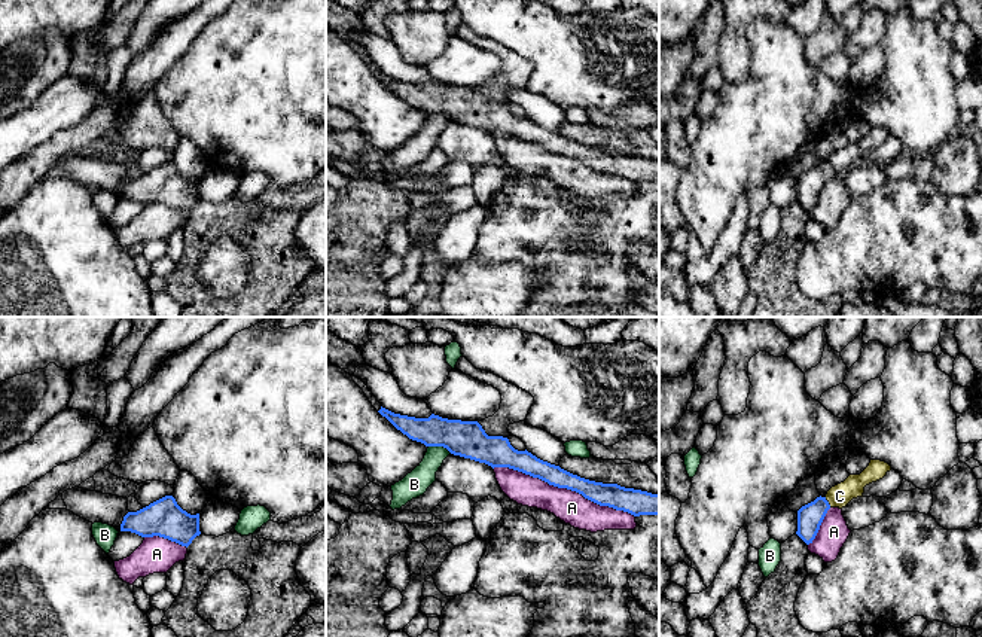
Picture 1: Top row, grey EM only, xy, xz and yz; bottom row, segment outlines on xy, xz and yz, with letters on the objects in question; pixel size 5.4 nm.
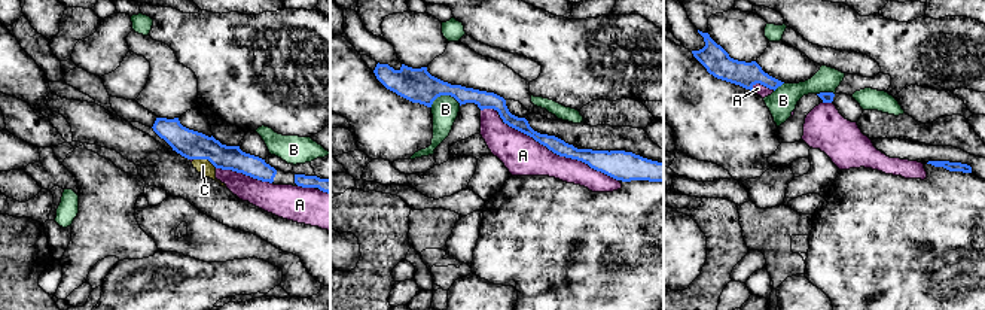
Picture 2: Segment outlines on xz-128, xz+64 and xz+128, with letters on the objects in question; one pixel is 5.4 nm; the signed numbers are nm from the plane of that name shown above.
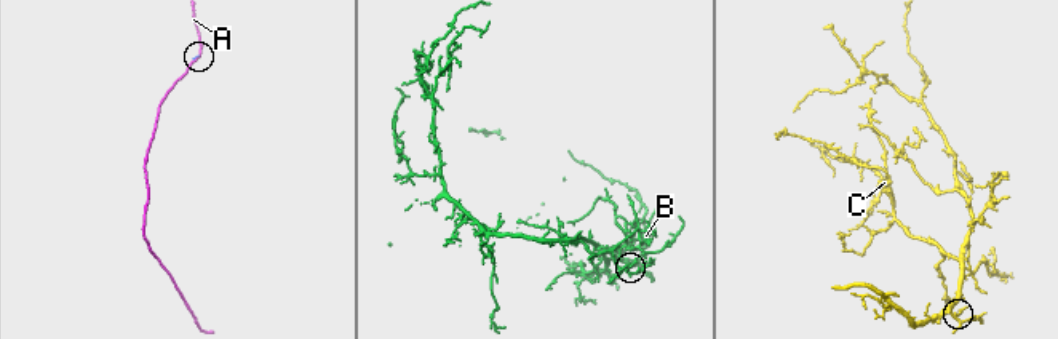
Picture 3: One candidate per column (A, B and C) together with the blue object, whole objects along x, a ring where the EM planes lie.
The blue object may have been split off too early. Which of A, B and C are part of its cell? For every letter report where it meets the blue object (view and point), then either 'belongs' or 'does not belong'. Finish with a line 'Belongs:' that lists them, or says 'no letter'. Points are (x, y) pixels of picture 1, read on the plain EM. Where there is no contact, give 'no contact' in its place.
A: contact xz (564, 154); does not belong
B: contact xz (441, 112); does not belong
C: contact yz (828, 168); does not belong
Belongs: no letter

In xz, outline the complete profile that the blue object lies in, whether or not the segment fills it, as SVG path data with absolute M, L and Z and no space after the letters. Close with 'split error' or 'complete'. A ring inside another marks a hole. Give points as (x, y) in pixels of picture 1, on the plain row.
M381 73L378 77L409 106L426 113L443 113L451 121L485 129L494 134L509 134L549 152L567 155L585 165L634 183L659 182L659 161L625 155L617 150L603 150L573 141L531 119L515 116L507 104L488 103L478 88L448 86L431 80L415 85L394 80Z | complete

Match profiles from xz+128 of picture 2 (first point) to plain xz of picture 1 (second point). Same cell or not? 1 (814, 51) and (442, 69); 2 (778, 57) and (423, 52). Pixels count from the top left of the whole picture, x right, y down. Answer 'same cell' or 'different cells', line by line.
1: different cells
2: different cells

